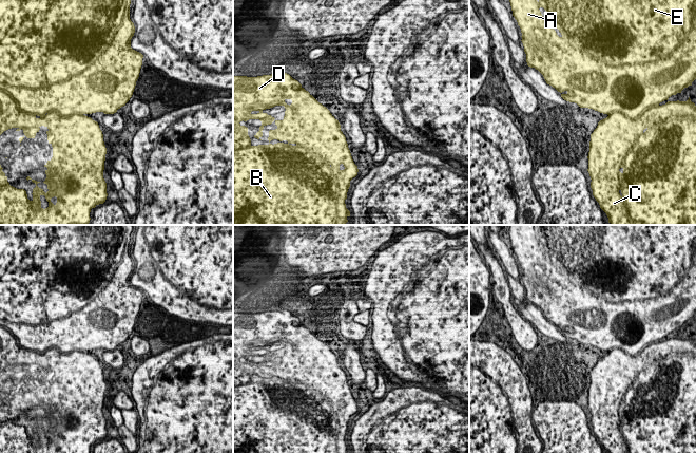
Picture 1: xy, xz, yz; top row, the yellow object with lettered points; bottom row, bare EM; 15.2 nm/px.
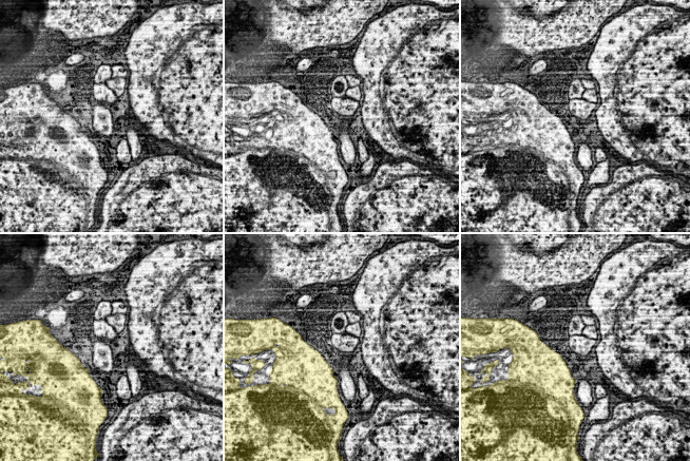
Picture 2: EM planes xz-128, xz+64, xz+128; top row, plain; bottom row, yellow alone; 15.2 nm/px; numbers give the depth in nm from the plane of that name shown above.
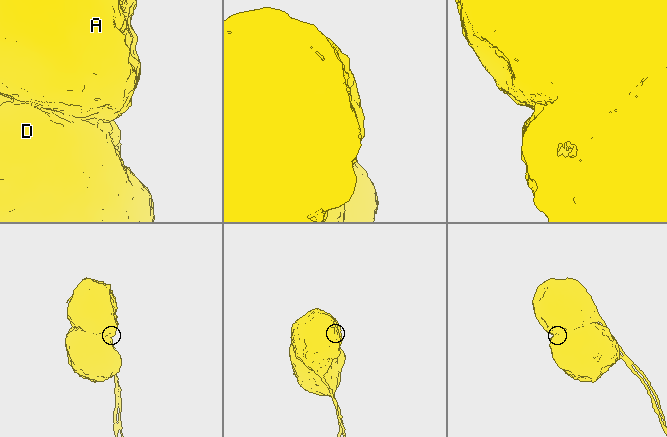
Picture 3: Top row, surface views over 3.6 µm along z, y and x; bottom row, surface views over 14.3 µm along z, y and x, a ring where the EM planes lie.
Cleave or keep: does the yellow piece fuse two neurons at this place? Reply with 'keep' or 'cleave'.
cleave

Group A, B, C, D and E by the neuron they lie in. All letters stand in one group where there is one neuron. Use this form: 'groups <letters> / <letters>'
groups A E / B C D

